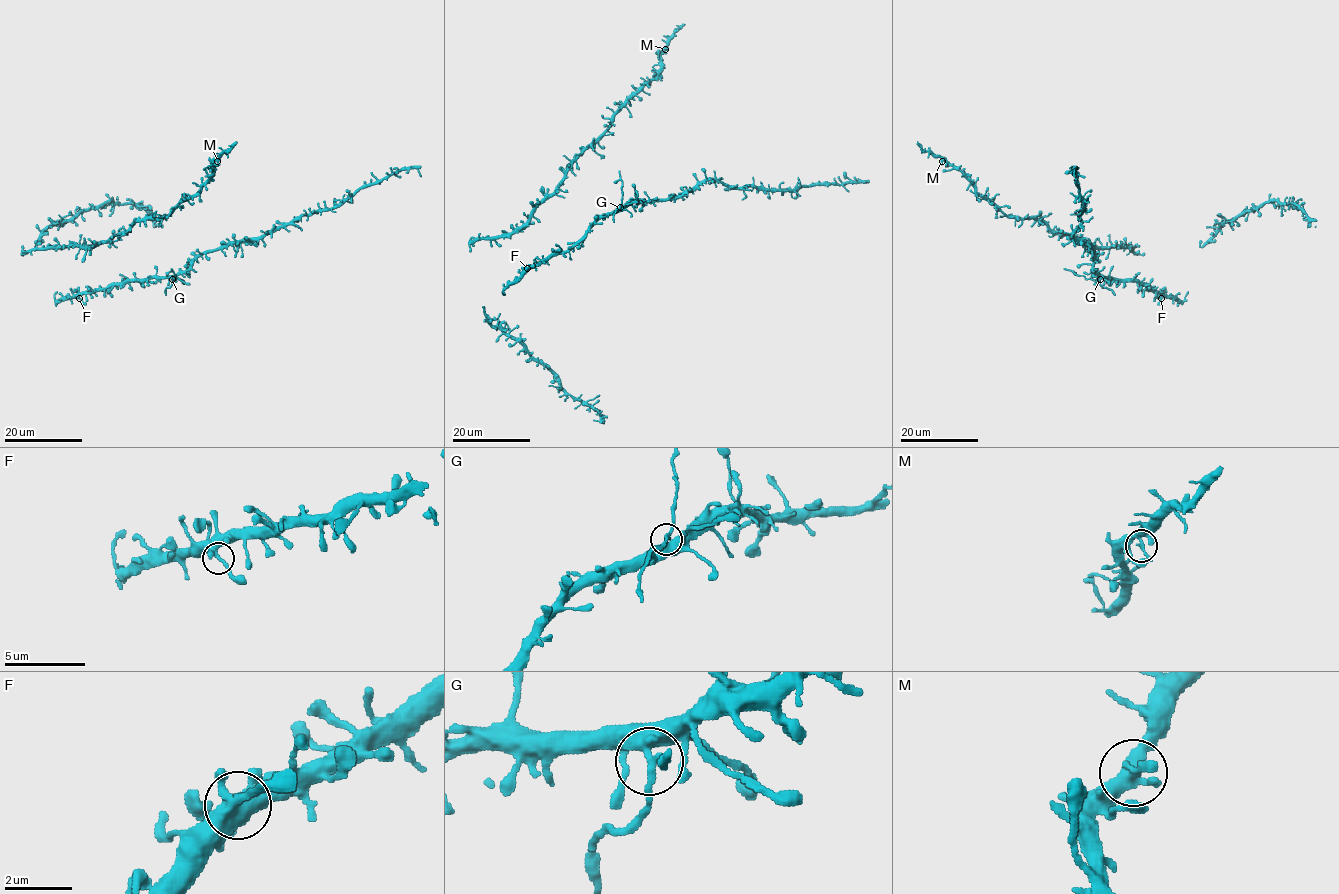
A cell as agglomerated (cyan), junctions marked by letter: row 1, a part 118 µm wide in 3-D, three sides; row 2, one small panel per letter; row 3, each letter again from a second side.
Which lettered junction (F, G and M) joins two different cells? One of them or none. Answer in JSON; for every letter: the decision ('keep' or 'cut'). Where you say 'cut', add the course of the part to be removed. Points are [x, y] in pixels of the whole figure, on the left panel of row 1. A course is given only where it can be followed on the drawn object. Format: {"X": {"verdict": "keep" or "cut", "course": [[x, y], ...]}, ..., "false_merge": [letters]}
{"F": {"verdict": "keep"}, "G": {"verdict": "cut", "course": [[172, 280], [171, 268]]}, "M": {"verdict": "keep"}, "false_merge": ["G"]}

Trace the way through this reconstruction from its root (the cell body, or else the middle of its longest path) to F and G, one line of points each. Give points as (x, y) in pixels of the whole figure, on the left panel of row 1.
F: (132, 280), (83, 292), (79, 298)
G: (132, 280), (172, 280)

